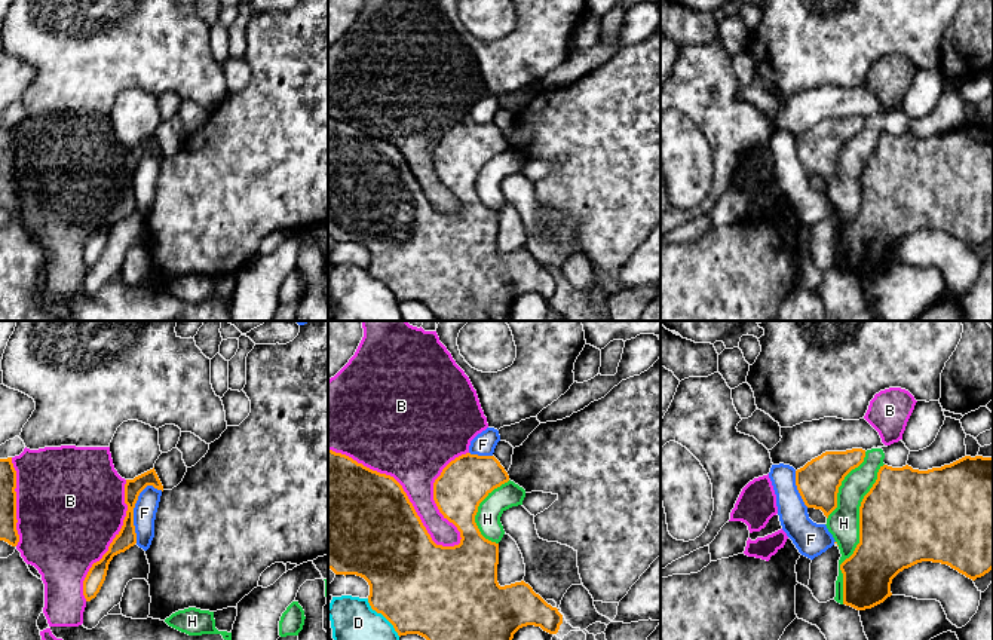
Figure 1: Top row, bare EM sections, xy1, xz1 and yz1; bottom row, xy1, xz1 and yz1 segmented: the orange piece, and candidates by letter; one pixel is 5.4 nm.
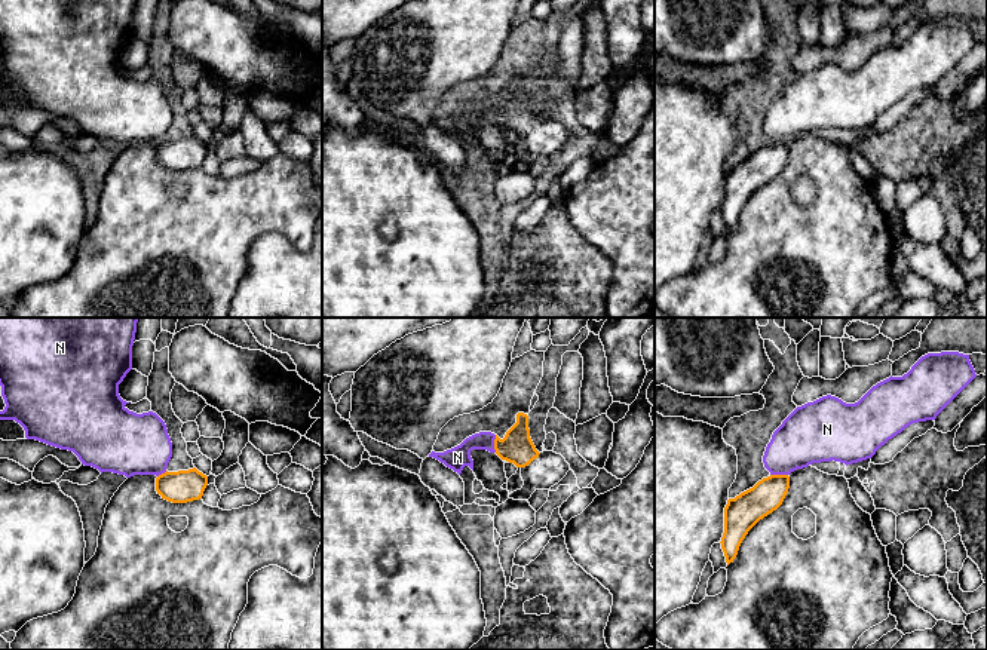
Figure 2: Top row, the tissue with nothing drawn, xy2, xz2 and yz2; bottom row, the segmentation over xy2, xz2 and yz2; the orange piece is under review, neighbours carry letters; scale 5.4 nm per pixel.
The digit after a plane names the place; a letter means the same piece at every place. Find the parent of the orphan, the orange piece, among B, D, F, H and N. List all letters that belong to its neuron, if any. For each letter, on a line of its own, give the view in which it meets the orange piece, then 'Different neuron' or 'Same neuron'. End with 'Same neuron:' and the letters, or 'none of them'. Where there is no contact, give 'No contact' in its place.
B: Touches orange in xz1. Different neuron
D: Touches orange in xz1. Different neuron
F: Touches orange in xy1. Different neuron
H: Touches orange in yz1. Different neuron
N: Touches orange in xz2. Different neuron
Same neuron: none of them

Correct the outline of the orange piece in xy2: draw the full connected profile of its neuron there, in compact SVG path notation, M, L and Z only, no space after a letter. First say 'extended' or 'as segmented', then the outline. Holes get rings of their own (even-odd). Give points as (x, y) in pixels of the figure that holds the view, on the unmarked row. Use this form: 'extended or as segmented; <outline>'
as segmented; M196 135L178 139L165 139L156 145L156 159L172 171L199 168L208 153L208 144Z

